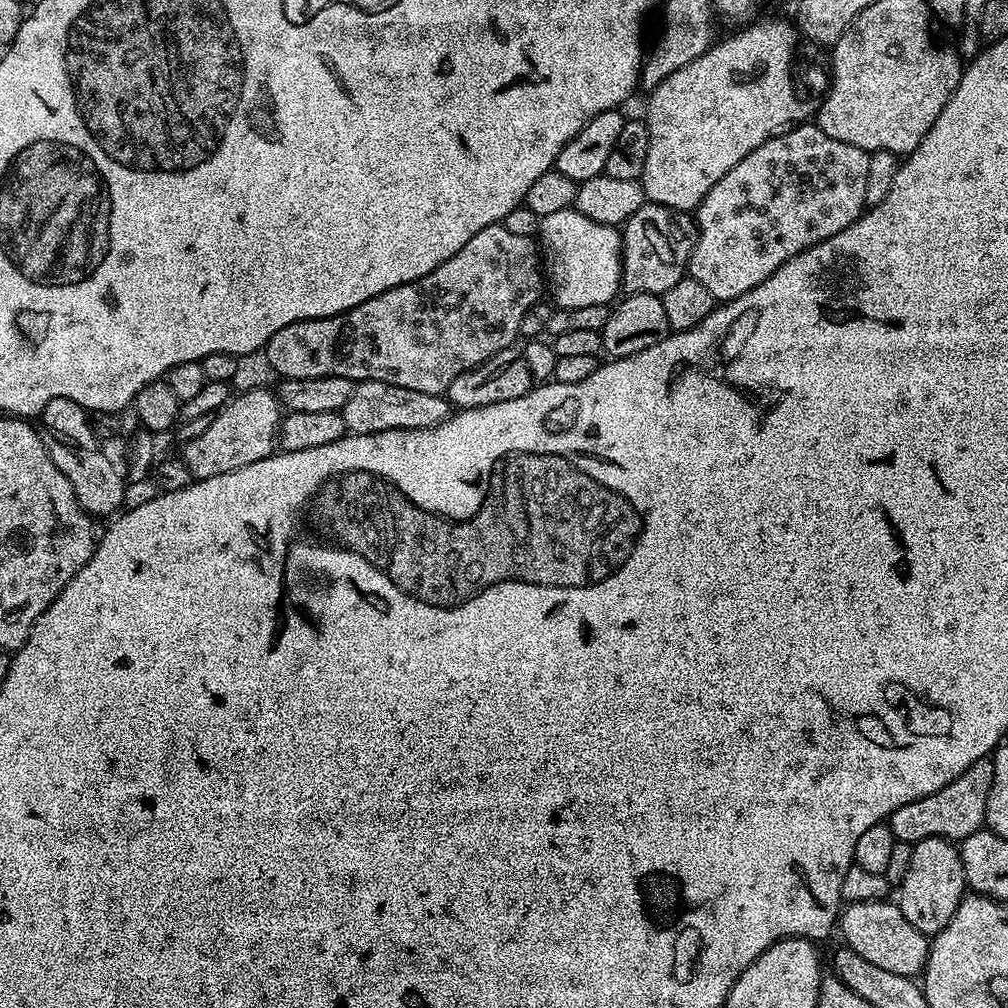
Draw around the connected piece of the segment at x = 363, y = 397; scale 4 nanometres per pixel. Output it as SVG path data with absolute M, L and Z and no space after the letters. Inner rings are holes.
M362 380L356 384L350 402L342 409L344 426L352 434L378 434L382 430L418 430L433 428L450 415L450 405L443 395L422 394L422 390L406 390L390 386L390 382Z

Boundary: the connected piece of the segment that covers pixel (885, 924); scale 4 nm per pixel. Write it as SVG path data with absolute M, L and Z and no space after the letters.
M883 899L848 904L838 918L838 930L842 932L845 945L874 966L911 978L924 971L925 963L928 961L929 939L906 921L899 905L893 901L890 903L890 900Z

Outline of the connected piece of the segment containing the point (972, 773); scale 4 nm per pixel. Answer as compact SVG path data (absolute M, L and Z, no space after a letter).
M985 758L974 762L970 770L966 770L950 786L942 786L934 794L926 798L918 798L918 802L906 802L906 806L898 806L886 823L892 828L897 841L914 845L919 840L941 836L943 840L961 842L968 835L985 827L986 802L988 792L994 786L994 766L991 759Z

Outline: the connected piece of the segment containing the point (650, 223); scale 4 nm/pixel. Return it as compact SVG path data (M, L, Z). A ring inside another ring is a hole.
M645 203L622 225L624 241L624 274L622 288L625 293L663 296L674 282L685 279L688 259L696 245L696 221L689 213L676 212L661 204Z

